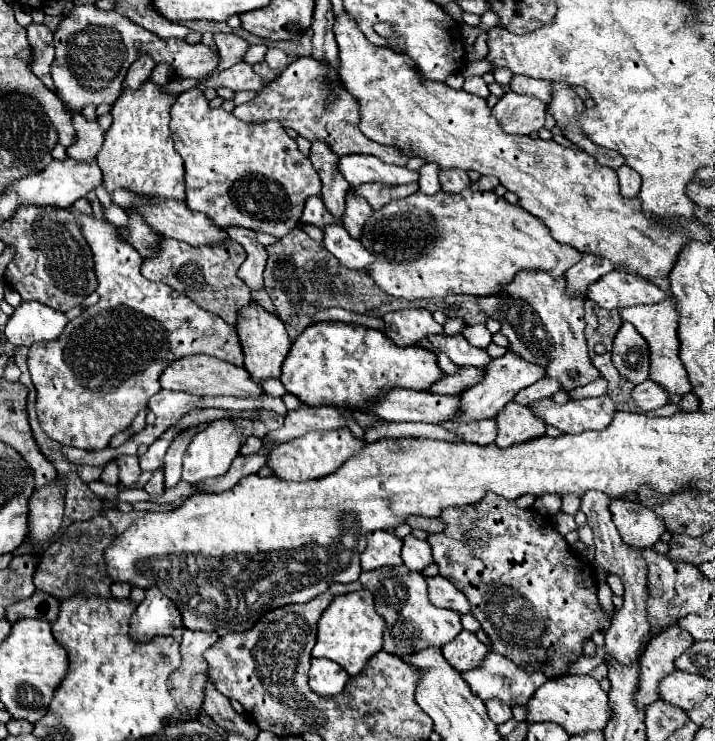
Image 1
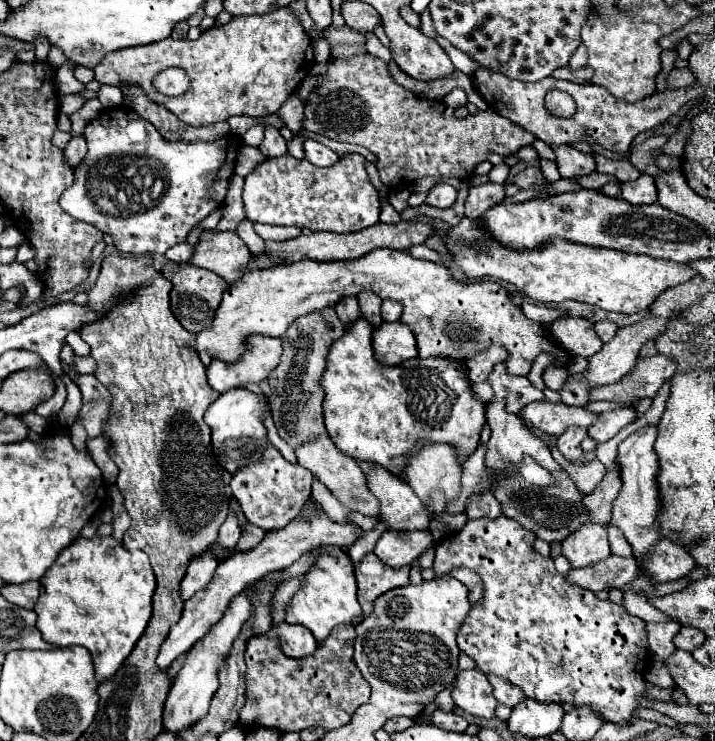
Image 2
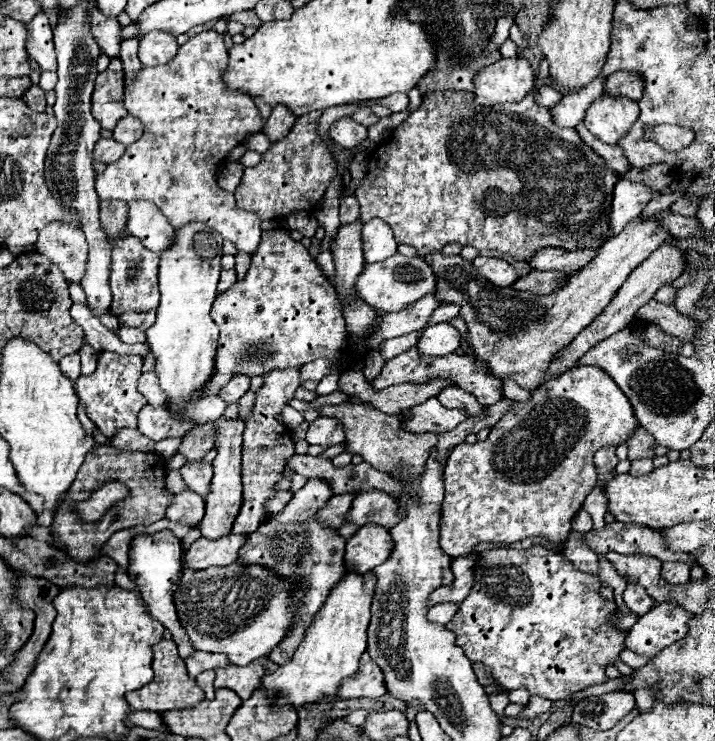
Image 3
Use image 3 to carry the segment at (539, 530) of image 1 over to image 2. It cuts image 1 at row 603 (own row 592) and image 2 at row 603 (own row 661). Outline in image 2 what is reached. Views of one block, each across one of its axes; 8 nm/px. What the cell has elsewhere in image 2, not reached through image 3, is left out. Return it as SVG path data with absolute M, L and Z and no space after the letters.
M500 516L496 520L468 520L466 526L436 546L434 572L438 578L448 576L454 568L474 570L484 584L484 596L472 602L466 620L458 630L458 648L468 654L476 666L498 676L542 704L568 702L574 706L592 704L606 720L624 724L634 716L638 698L644 696L644 670L648 664L646 622L628 614L612 600L598 600L594 592L574 586L554 568L554 560L534 550L534 532L518 526L518 522Z

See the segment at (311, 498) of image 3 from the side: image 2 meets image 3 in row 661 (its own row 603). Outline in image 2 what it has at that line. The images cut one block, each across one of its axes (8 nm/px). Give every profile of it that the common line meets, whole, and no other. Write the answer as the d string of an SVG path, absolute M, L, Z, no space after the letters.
M304 574L298 576L298 578L288 580L286 584L282 584L282 586L276 590L276 594L274 594L274 598L272 598L272 626L284 622L284 610L286 610L286 606L290 604L294 592L300 590L302 582L304 582Z

